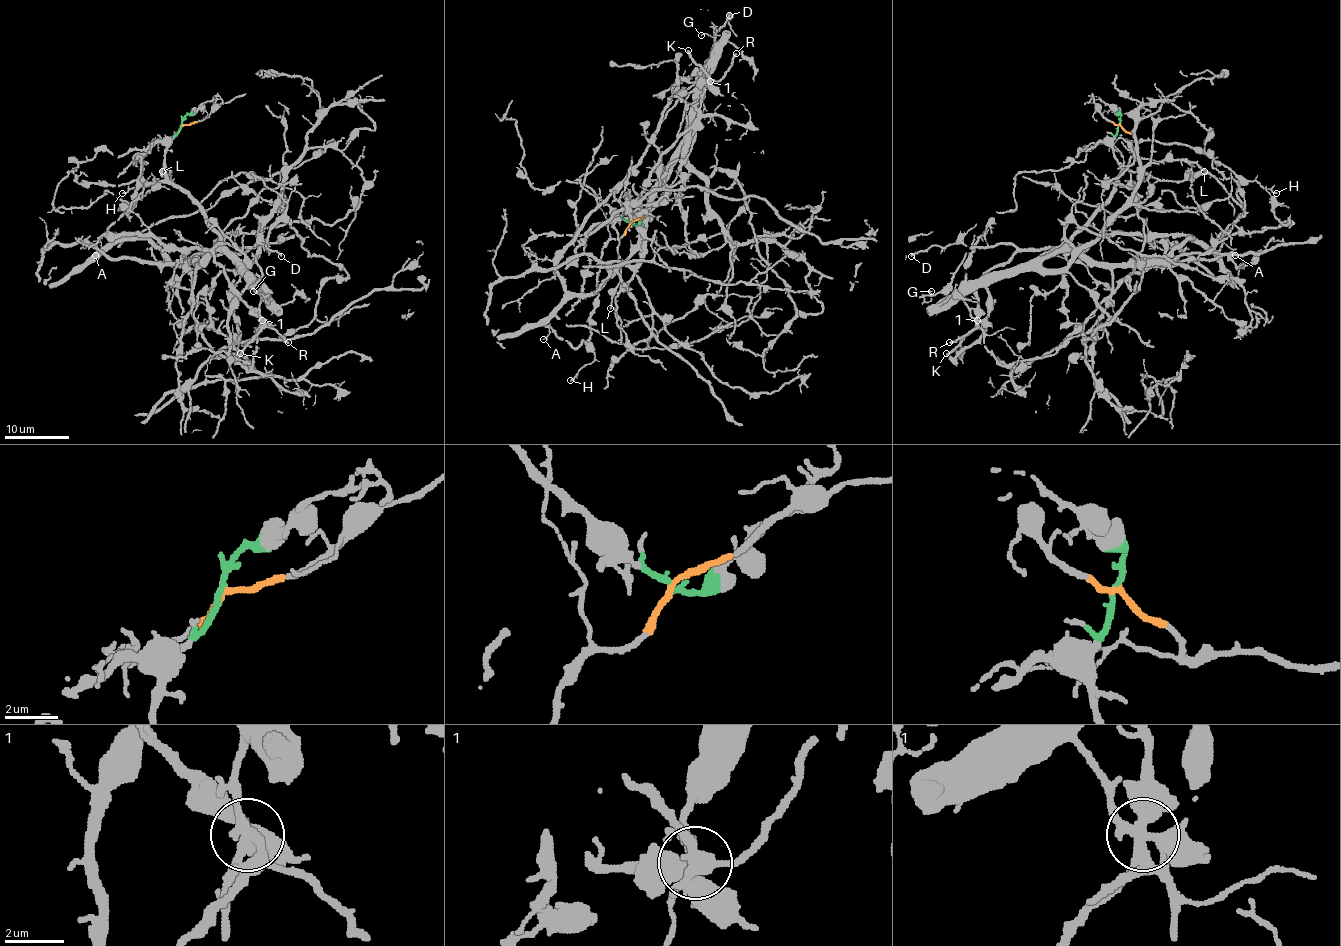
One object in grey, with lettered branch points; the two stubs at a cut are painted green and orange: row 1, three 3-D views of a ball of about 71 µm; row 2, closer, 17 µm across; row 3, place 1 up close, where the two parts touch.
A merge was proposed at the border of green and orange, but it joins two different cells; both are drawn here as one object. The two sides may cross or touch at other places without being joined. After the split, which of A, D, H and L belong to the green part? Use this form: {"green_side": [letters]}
{"green_side": ["L"]}

